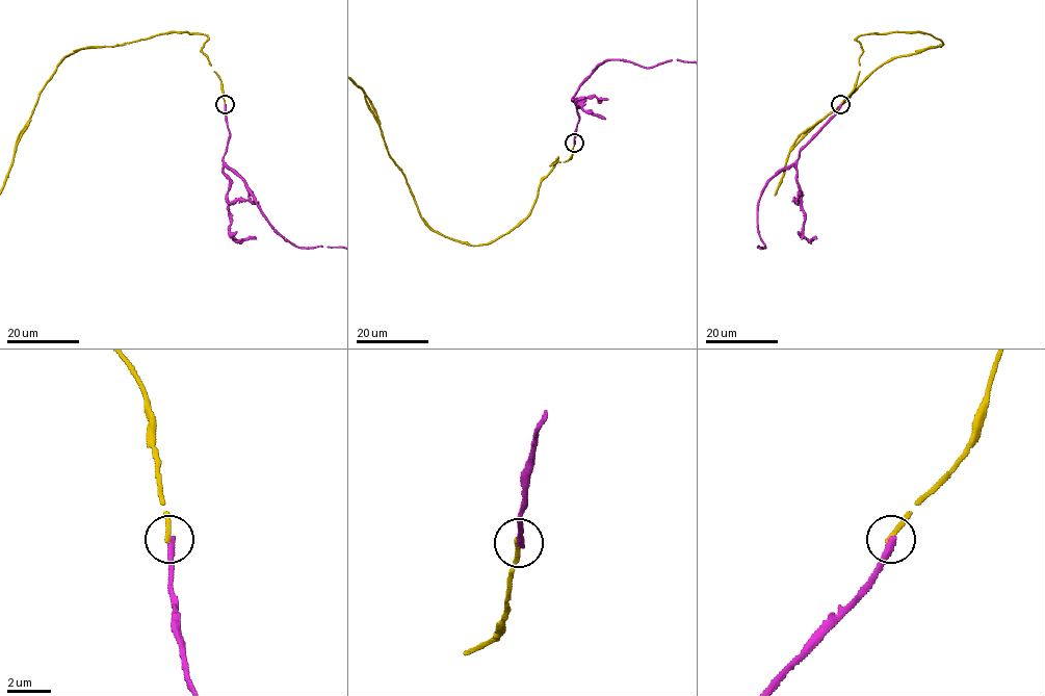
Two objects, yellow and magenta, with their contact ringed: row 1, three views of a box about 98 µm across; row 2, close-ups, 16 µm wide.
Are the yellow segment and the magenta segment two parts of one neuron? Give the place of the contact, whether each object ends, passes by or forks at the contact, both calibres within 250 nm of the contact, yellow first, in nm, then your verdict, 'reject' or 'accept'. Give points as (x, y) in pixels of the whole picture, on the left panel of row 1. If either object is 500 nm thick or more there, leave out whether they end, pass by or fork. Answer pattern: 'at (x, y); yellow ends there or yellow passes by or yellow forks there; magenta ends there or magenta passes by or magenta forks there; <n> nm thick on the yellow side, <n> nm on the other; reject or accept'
at (225, 104); yellow ends there; magenta ends there; 240 nm thick on the yellow side, 320 nm on the other; reject

